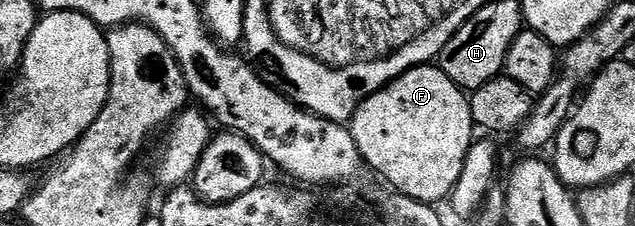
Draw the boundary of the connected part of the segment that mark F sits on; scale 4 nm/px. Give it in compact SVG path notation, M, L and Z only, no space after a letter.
M421 66L419 68L411 68L409 72L404 72L392 83L388 84L384 88L379 88L371 96L366 97L359 106L356 107L356 112L352 115L350 121L350 131L354 142L358 146L358 150L362 154L364 163L368 165L369 169L373 173L376 172L381 176L384 181L387 182L395 191L406 194L410 198L414 198L418 202L423 204L430 204L433 206L439 205L439 200L442 202L447 201L452 191L455 188L455 184L459 180L459 174L462 172L463 163L466 162L467 152L470 150L474 135L474 125L472 123L472 106L469 97L466 95L465 89L458 87L445 72L443 72L438 66Z

